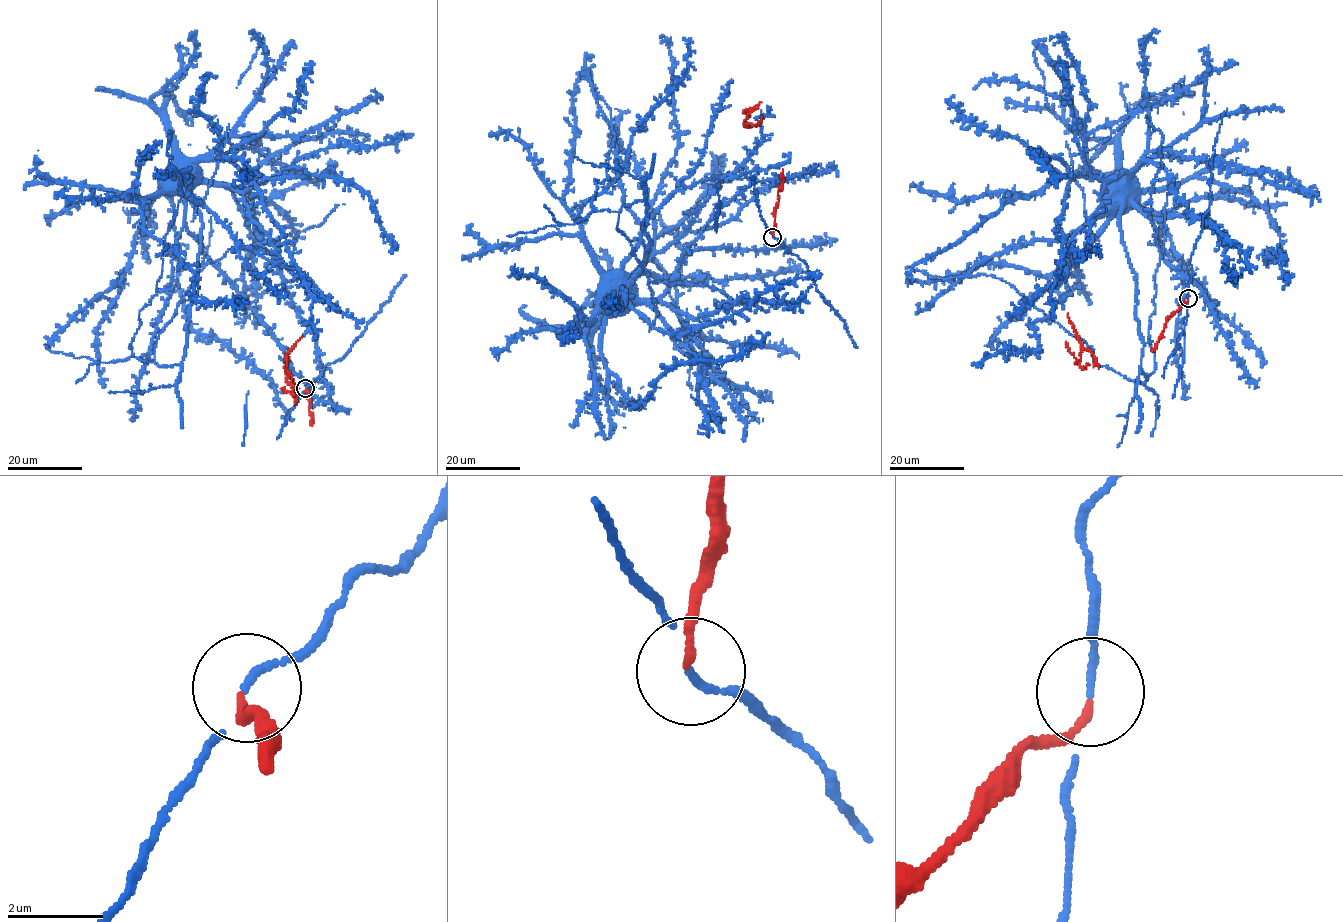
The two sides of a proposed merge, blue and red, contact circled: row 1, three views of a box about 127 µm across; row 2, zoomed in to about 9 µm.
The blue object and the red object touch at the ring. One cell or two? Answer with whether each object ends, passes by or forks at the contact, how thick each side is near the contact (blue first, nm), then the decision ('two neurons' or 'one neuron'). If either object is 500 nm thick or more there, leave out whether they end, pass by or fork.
blue passes by; red ends there; 100 nm thick on the blue side, 150 nm on the other; two neurons

